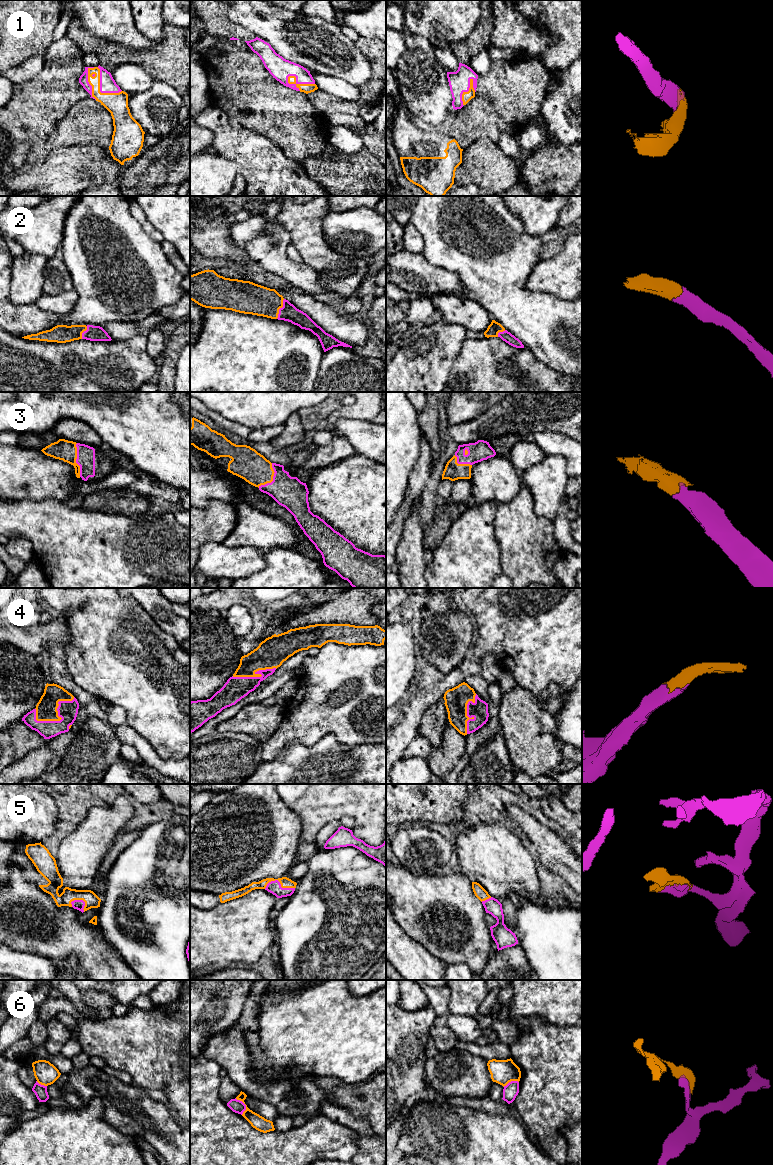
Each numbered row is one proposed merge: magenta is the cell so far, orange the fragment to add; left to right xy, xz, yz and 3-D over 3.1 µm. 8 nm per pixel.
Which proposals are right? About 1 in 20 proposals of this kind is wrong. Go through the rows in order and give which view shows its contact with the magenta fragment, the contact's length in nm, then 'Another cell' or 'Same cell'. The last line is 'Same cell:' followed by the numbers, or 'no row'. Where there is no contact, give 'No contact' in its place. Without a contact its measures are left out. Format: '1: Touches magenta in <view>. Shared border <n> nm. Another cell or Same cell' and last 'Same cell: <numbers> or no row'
1: Touches magenta in xz. Shared border 240 nm. Same cell
2: Touches magenta in xz. Shared border 170 nm. Same cell
3: Touches magenta in xy. Shared border 280 nm. Same cell
4: Touches magenta in xy. Shared border 360 nm. Same cell
5: Touches magenta in xz. Shared border 240 nm. Same cell
6: Touches magenta in xz. Shared border 150 nm. Another cell
Same cell: 1, 2, 3, 4, 5

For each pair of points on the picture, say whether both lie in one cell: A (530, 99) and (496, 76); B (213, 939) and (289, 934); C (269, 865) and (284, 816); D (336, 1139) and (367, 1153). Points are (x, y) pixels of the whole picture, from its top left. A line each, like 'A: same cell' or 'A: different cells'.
A: same cell
B: different cells
C: same cell
D: different cells

